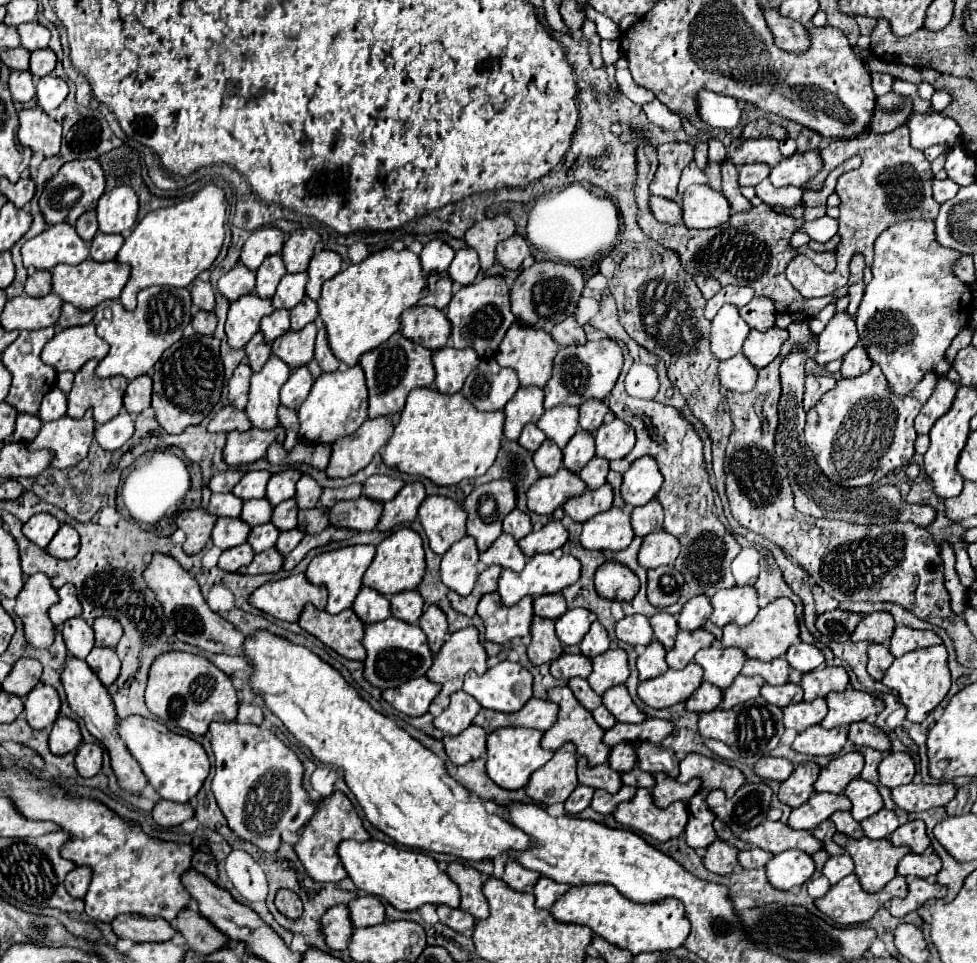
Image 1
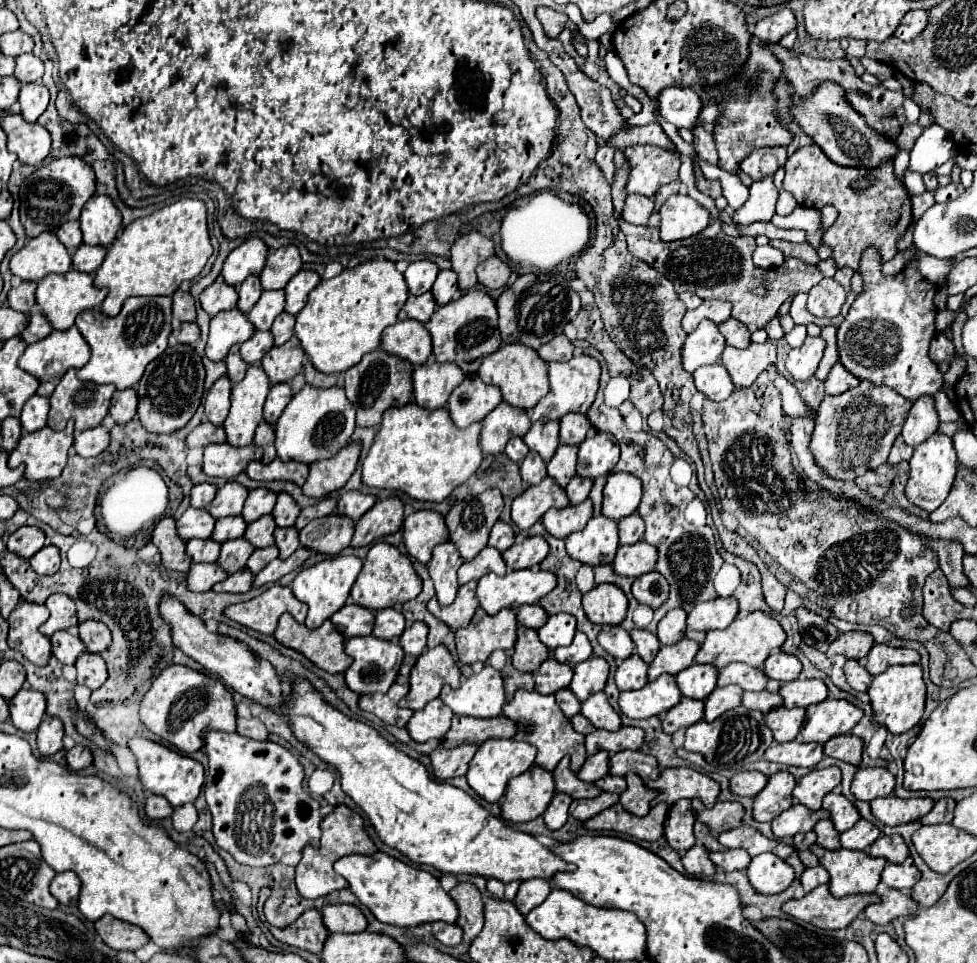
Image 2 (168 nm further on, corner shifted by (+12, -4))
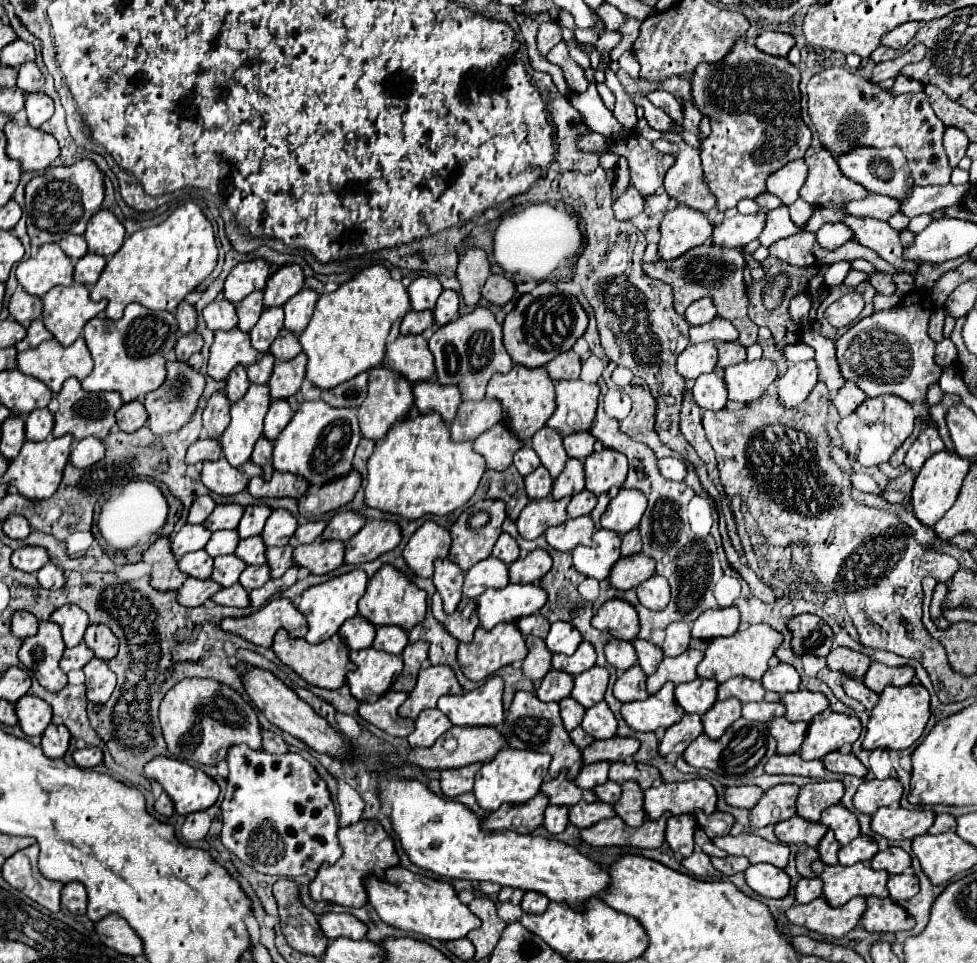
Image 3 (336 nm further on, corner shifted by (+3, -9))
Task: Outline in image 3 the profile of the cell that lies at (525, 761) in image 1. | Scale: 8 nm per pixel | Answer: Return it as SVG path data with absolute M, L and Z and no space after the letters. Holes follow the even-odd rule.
M503 747L497 757L489 763L483 763L483 767L475 775L475 785L473 785L473 795L485 811L495 811L503 803L527 803L539 793L539 787L547 775L549 769L549 755L537 753L537 751L515 751L509 747Z

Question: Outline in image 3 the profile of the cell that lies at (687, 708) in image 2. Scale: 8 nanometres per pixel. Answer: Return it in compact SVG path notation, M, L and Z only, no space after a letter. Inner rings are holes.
M683 715L683 719L675 725L671 725L665 731L665 737L659 741L659 753L667 757L669 753L683 755L683 751L689 747L691 741L695 741L703 733L701 717L699 715Z

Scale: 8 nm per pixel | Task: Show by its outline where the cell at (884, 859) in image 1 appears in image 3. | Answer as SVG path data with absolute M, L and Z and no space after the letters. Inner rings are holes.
M819 859L811 865L811 871L823 881L823 897L831 907L841 907L849 899L861 897L887 897L887 873L873 871L867 863L855 863L851 867L825 865Z

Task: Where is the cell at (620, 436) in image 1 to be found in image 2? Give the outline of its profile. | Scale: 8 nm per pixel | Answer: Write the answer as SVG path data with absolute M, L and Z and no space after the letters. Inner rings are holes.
M596 432L578 446L578 476L598 478L614 470L620 456L616 438L608 432Z

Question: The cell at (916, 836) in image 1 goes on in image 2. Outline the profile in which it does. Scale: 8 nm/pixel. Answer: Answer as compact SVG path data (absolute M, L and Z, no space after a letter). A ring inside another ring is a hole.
M882 834L868 850L870 856L882 856L886 858L888 862L894 862L894 864L902 864L908 856L910 856L910 850L904 842L904 838L900 834L892 834L892 836L886 836Z

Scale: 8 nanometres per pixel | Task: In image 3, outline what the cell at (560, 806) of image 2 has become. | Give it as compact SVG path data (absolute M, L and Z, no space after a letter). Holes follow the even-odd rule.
M547 807L545 813L543 813L543 827L551 833L551 835L557 835L561 833L565 827L567 827L567 807Z

